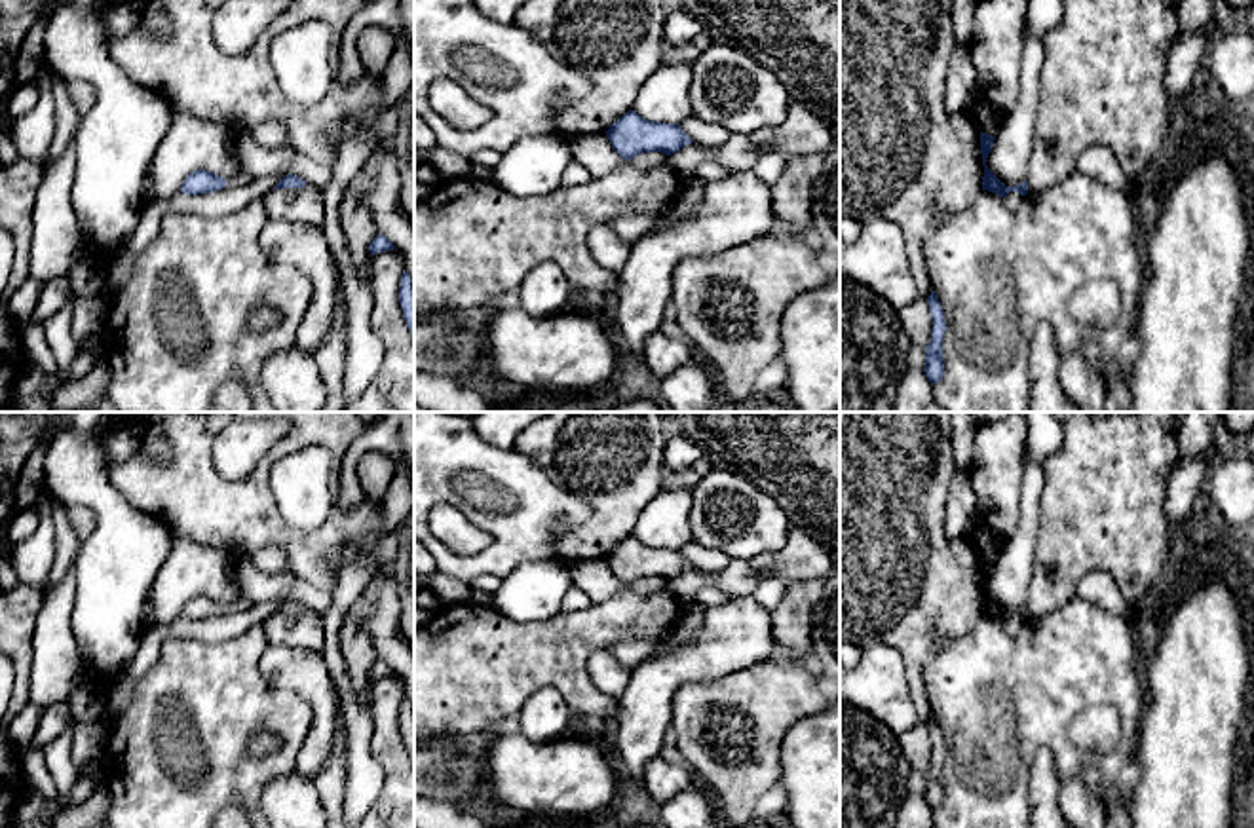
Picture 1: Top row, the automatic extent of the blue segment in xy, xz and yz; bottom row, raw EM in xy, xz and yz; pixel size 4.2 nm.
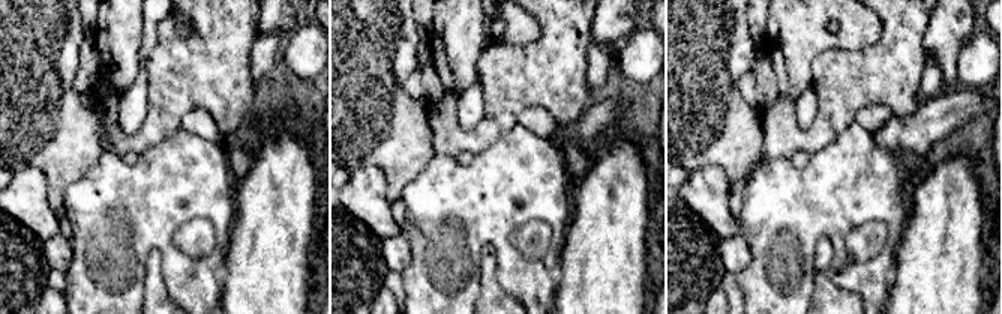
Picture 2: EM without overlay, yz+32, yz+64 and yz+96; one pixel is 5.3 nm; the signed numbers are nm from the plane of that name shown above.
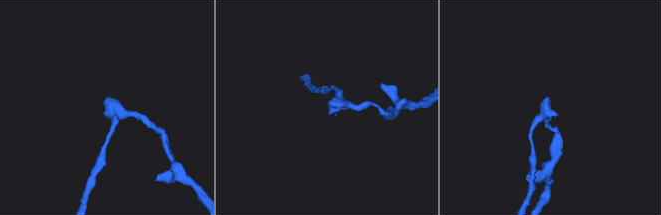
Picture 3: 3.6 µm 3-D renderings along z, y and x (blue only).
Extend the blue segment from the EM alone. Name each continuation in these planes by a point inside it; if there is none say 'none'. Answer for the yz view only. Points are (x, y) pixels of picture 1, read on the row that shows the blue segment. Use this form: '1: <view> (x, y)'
1: yz (916, 354)

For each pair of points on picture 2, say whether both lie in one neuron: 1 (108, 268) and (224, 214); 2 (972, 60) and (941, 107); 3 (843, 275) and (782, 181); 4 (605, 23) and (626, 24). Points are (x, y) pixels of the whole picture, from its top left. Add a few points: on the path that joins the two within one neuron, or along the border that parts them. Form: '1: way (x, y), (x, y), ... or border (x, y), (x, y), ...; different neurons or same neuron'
1: way (137, 239), (168, 208), (195, 208); same neuron
2: border (969, 87), (978, 90); different neurons
3: way (840, 251), (836, 235), (806, 205); same neuron
4: way (609, 23), (621, 23); same neuron

